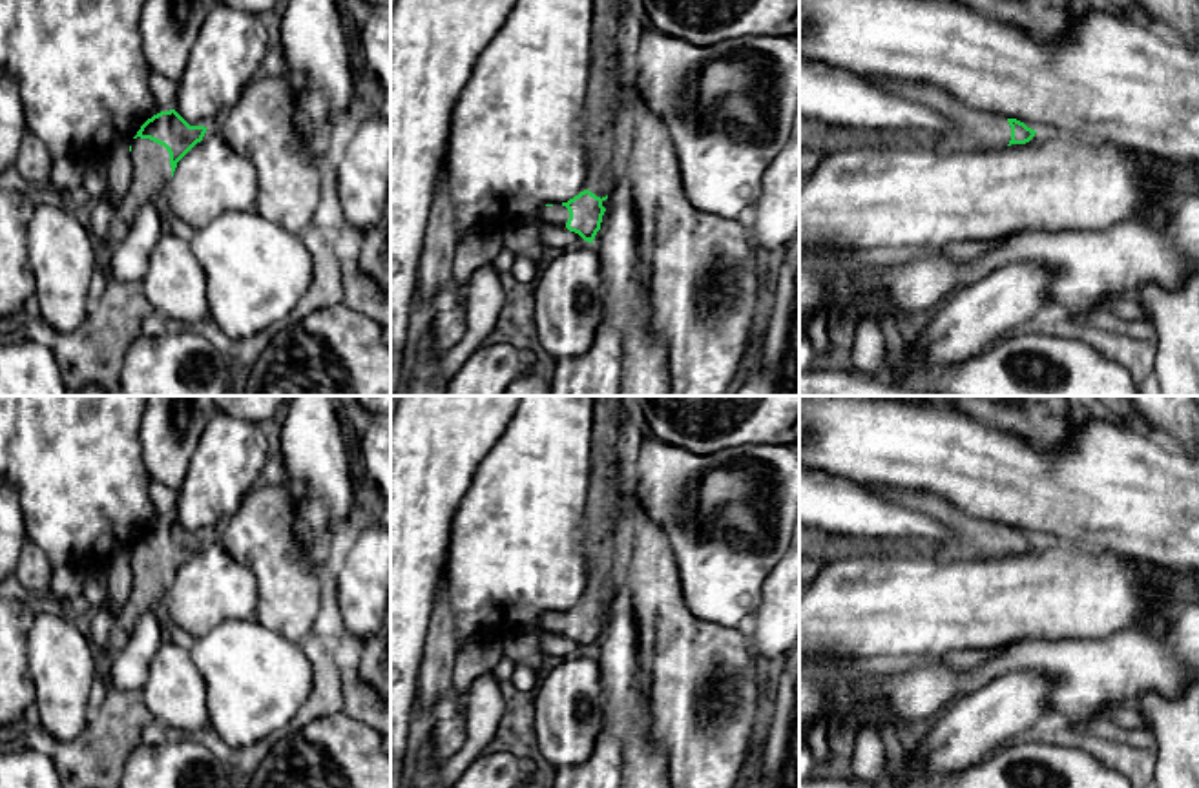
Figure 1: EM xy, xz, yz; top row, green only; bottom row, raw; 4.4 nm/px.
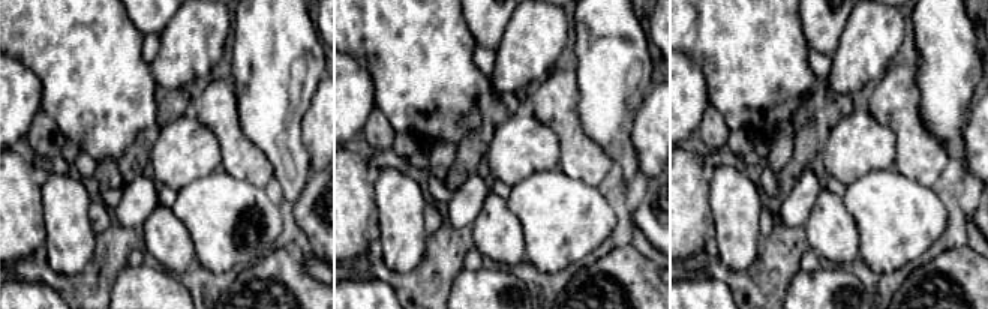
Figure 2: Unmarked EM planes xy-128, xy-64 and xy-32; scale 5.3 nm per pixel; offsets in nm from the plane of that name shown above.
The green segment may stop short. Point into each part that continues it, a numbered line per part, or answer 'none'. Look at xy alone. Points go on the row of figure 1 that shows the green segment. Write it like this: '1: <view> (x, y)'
1: xy (150, 163)

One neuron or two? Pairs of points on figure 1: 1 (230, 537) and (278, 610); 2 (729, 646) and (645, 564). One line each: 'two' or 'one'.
1: one
2: one

